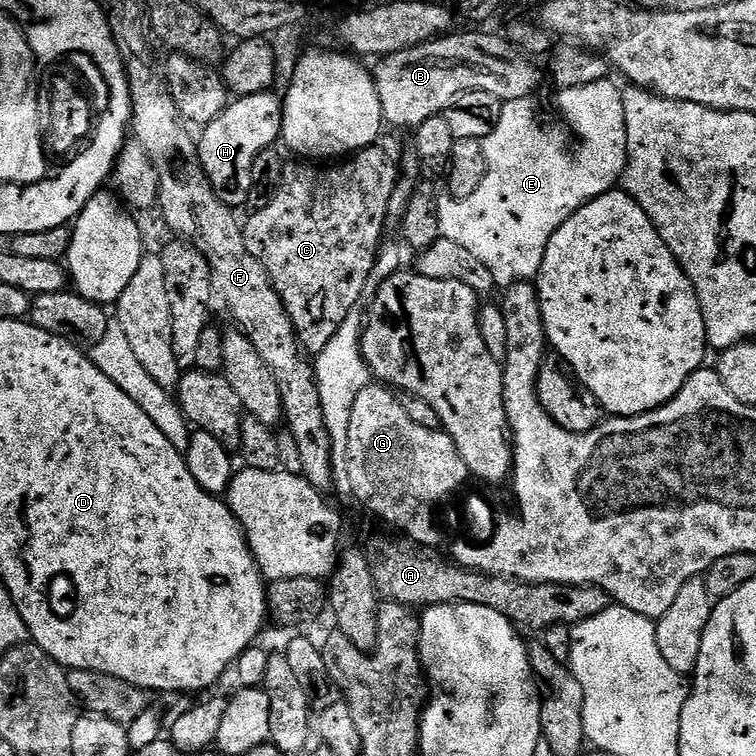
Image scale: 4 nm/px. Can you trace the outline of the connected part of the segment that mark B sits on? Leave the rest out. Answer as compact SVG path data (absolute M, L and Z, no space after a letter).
M460 32L457 36L445 34L434 40L427 40L413 48L395 52L383 57L374 68L374 79L378 92L378 102L382 104L382 114L389 125L396 128L415 130L426 118L439 116L448 103L466 90L486 90L501 102L522 100L531 97L532 90L540 82L540 72L527 60L525 53L515 44L509 44L503 35L491 36L488 32Z

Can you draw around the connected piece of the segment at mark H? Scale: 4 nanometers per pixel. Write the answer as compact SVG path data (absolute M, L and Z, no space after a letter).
M269 90L267 92L259 92L253 96L241 96L239 98L233 99L229 103L226 110L222 110L222 114L218 114L218 118L214 118L214 122L203 125L202 131L204 132L201 136L198 136L198 143L196 146L196 152L200 156L200 165L202 170L208 175L208 181L210 186L214 190L214 194L221 200L222 203L227 204L229 208L233 210L240 210L240 207L248 200L248 195L252 192L252 160L256 160L272 143L279 141L281 139L280 131L282 130L282 118L284 117L284 105L282 103L281 97L279 95L275 96L275 91Z

